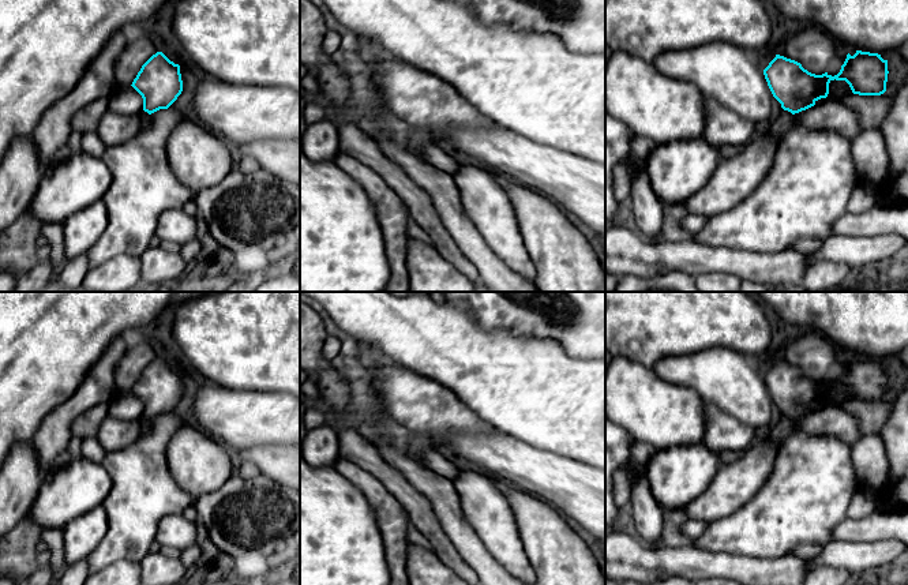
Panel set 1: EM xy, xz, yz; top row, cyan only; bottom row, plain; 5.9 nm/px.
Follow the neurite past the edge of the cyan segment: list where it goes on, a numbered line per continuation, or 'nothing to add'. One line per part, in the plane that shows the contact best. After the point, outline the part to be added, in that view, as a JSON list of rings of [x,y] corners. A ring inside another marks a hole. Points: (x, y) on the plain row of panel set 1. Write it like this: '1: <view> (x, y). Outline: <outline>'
nothing to add

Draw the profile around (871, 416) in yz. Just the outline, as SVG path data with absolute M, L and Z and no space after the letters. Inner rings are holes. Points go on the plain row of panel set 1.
M892 398L881 401L853 400L847 402L844 409L856 417L863 436L873 435L878 434L886 424L892 413Z

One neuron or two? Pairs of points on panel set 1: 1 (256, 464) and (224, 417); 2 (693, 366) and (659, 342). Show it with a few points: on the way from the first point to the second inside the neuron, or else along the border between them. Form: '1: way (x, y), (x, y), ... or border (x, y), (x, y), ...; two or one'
1: border (277, 443), (262, 443), (232, 450); two
2: border (710, 348), (685, 355), (664, 356), (652, 367); two

